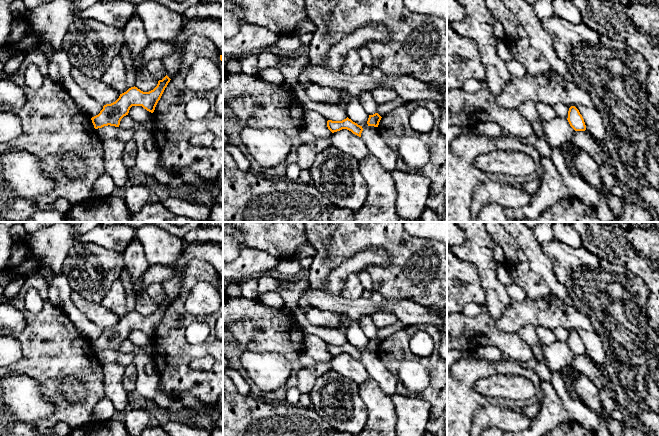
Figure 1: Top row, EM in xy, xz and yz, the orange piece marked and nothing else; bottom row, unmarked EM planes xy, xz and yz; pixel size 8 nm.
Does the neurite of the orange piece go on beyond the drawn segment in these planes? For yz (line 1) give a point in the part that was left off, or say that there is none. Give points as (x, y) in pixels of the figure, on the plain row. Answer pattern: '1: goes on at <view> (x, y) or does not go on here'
1: does not go on here

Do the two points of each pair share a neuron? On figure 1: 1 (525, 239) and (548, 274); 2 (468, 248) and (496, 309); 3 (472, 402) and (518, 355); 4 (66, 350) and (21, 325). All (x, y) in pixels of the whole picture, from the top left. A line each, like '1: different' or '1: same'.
1: same
2: same
3: different
4: different

